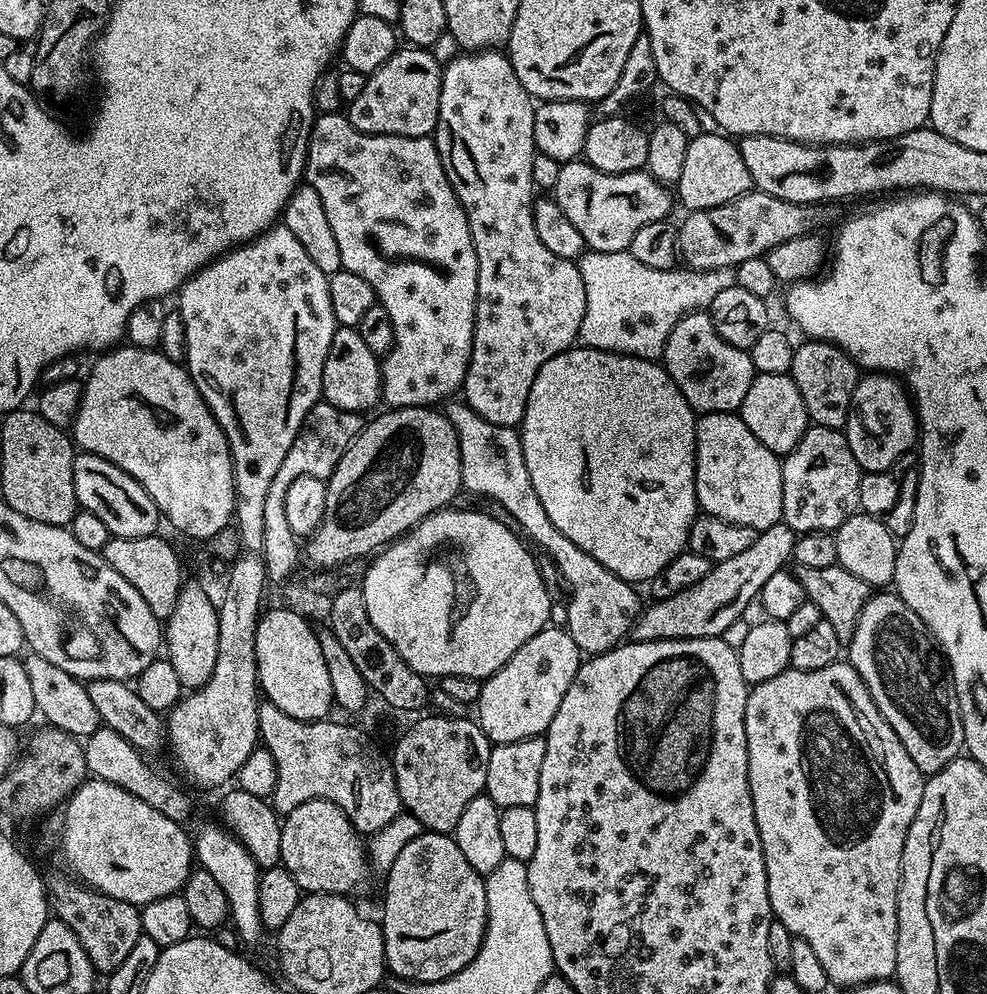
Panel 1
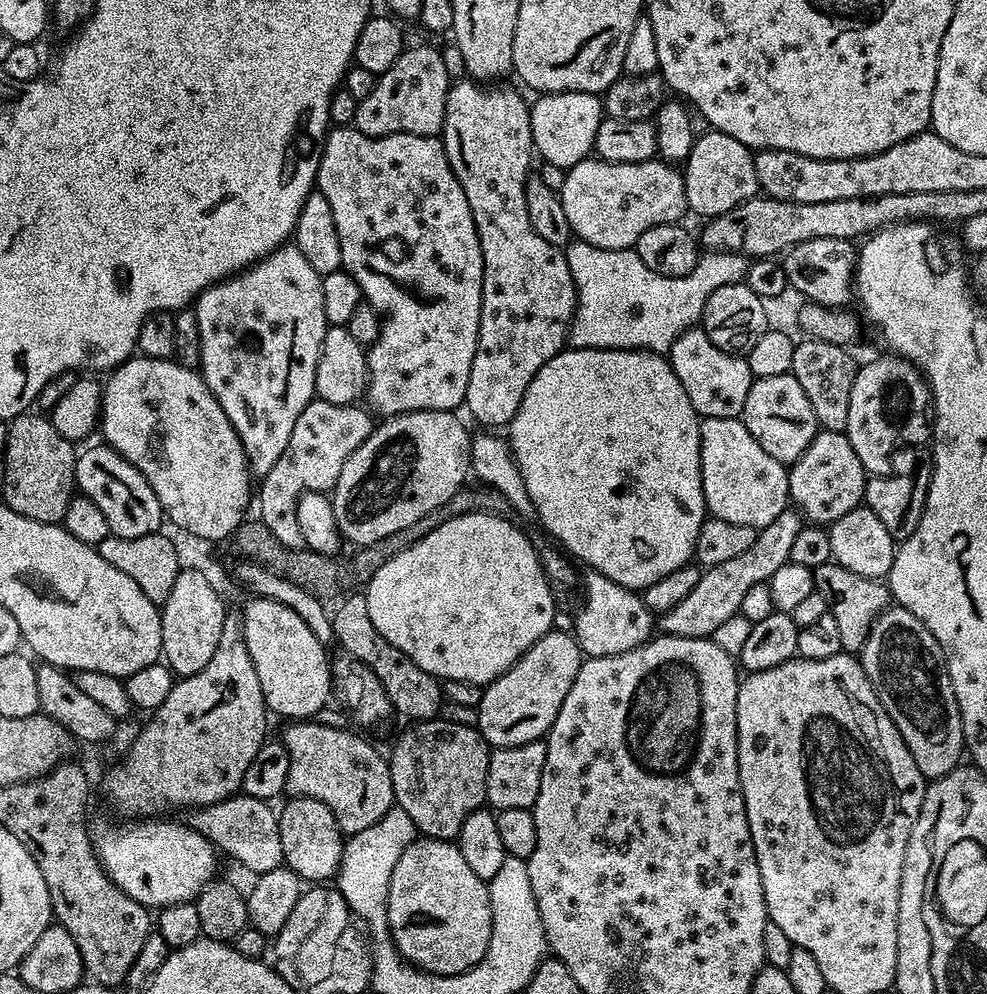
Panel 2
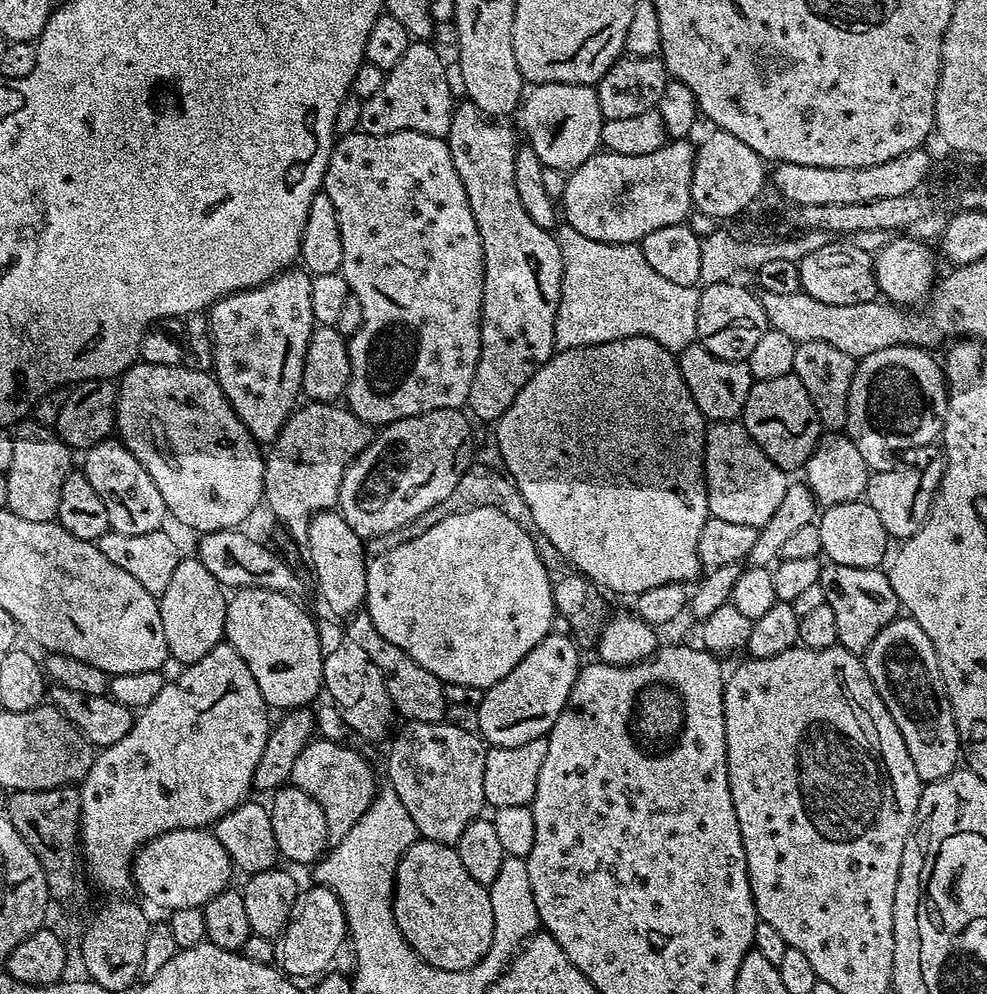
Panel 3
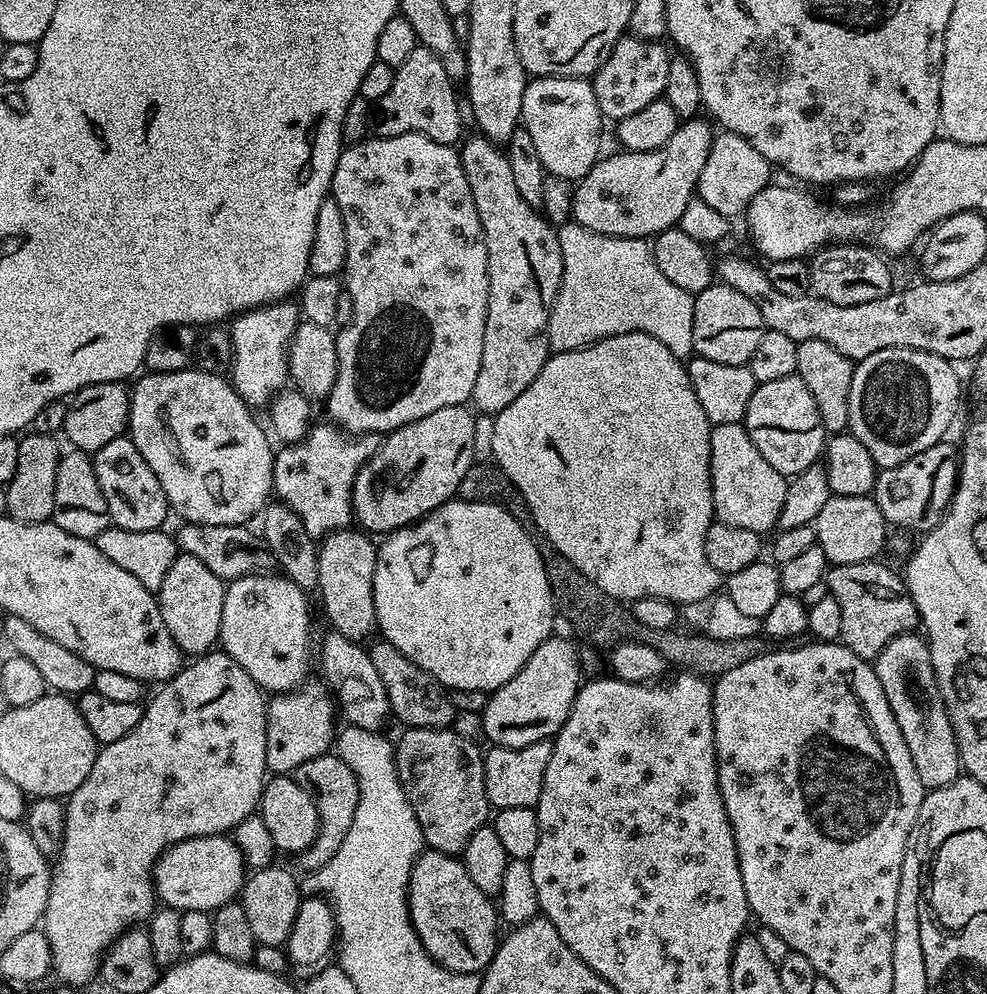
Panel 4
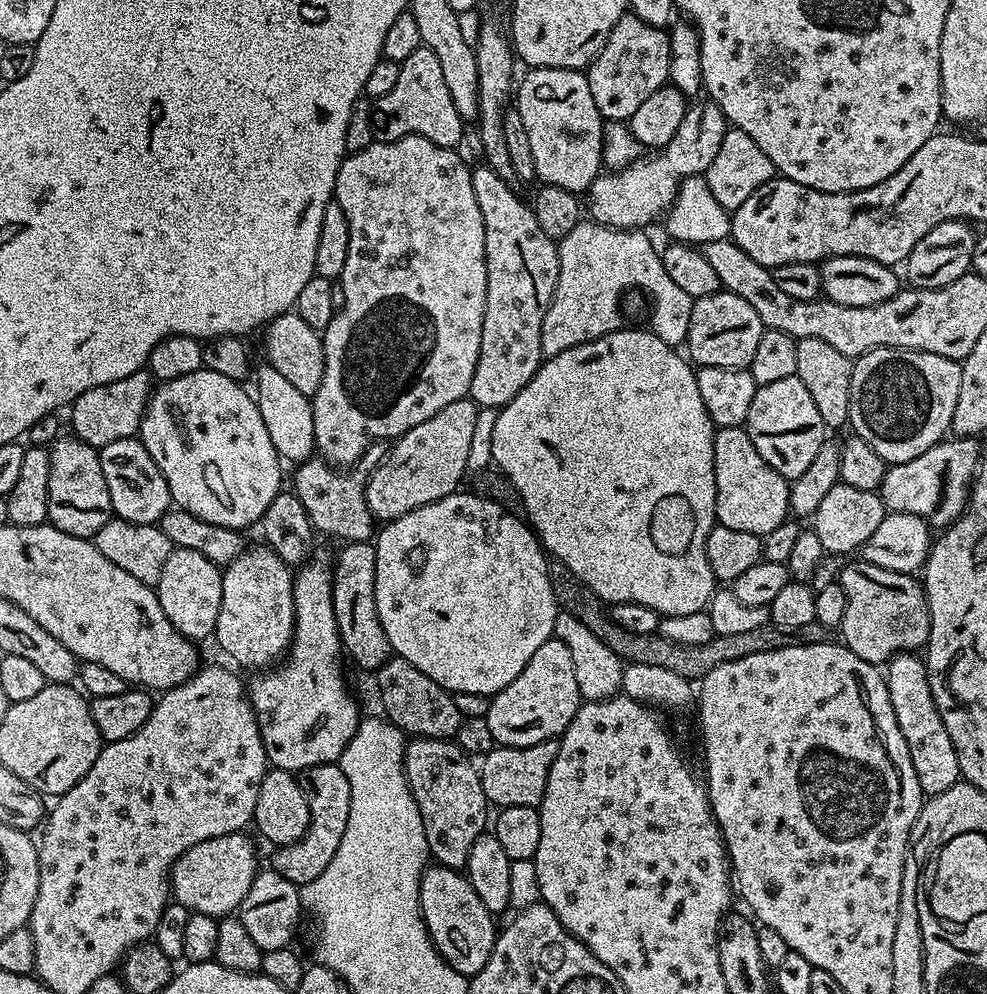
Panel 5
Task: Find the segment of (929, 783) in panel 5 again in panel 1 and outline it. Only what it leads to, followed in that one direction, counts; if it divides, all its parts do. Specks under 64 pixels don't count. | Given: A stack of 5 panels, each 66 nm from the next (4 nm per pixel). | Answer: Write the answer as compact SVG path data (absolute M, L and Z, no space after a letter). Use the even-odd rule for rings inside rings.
M880 590L869 595L868 601L862 606L860 617L856 619L856 629L851 640L846 644L846 660L854 666L856 674L870 690L870 698L874 698L874 706L886 718L890 730L898 734L898 742L906 746L906 754L914 758L914 766L925 774L942 770L964 748L964 727L962 714L956 697L956 687L944 651L936 639L932 637L922 618L902 602L902 598L892 590Z

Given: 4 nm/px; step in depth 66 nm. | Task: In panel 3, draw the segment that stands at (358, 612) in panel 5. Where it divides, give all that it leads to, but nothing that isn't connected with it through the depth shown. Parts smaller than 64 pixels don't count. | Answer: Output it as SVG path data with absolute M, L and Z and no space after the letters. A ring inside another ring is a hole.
M325 510L312 517L306 545L312 559L312 572L316 575L316 588L333 617L348 618L365 607L368 561L365 537L354 534L346 526L339 510Z

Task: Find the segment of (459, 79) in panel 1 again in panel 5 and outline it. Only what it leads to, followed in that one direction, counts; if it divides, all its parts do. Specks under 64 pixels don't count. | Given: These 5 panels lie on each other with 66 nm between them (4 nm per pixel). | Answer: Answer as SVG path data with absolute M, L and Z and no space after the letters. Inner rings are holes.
M487 166L472 168L474 198L478 198L478 210L482 210L484 237L486 238L486 310L482 318L482 346L478 350L478 366L474 366L474 378L470 378L468 396L480 408L497 410L509 404L534 378L542 363L542 318L544 309L550 306L558 282L557 241L551 240L538 226L531 203L522 200L517 189L511 188L494 170Z

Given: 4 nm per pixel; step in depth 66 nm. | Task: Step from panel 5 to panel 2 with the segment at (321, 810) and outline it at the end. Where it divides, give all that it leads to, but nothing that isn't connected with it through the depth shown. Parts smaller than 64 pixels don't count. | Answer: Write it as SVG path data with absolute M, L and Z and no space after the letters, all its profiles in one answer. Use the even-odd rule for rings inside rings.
M292 722L284 732L282 743L292 757L288 767L288 777L284 783L287 795L309 796L322 802L334 814L341 833L345 837L358 834L377 824L396 803L394 786L385 753L380 753L368 740L363 740L356 732L347 732L344 728L331 728L328 724L316 722Z

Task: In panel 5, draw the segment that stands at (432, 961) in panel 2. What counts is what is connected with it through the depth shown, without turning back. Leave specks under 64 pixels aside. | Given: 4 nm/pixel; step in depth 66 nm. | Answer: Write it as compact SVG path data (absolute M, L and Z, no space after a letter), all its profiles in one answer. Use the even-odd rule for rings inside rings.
M437 863L425 868L420 879L420 913L432 945L450 967L471 978L486 966L494 950L498 924L492 921L493 912L486 910L463 871Z

